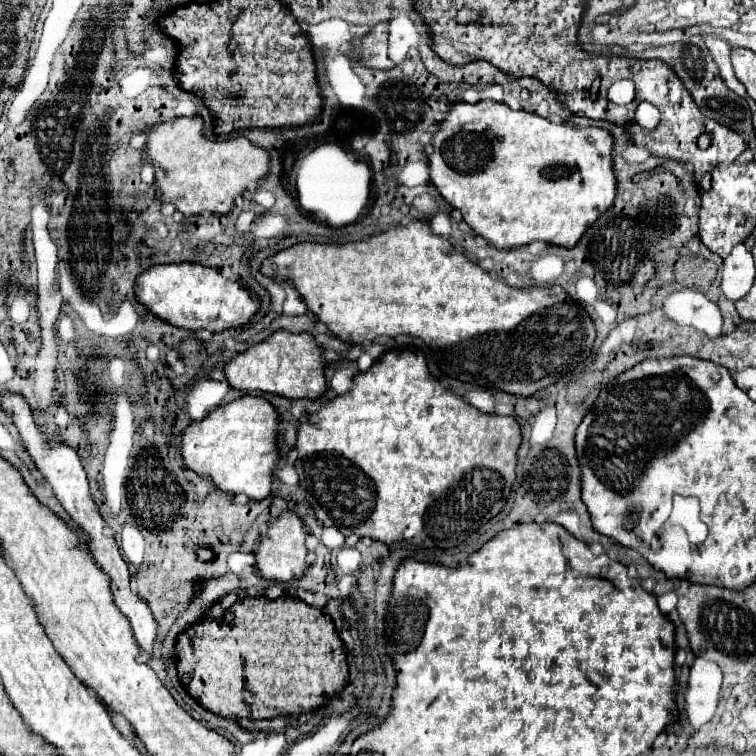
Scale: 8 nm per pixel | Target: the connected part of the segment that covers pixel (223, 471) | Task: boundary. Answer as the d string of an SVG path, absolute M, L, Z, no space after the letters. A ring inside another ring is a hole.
M241 396L227 402L183 430L183 466L211 480L213 486L225 494L245 494L249 500L263 500L271 492L273 470L279 460L275 450L277 424L277 410L265 398Z

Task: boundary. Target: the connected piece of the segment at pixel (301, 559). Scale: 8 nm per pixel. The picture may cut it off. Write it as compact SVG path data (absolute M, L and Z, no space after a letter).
M283 514L275 518L267 532L259 536L259 548L255 550L255 566L257 574L265 580L277 580L277 582L289 582L295 578L301 578L303 572L307 570L307 548L305 548L305 538L307 538L307 528L303 522L297 518L297 514Z

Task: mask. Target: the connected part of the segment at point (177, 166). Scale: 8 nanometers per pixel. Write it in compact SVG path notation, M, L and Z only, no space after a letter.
M177 118L159 126L145 128L147 160L155 166L155 186L163 204L175 204L183 216L201 212L227 214L233 208L233 198L245 192L247 184L267 176L269 154L253 146L247 138L207 140L201 134L201 118Z

